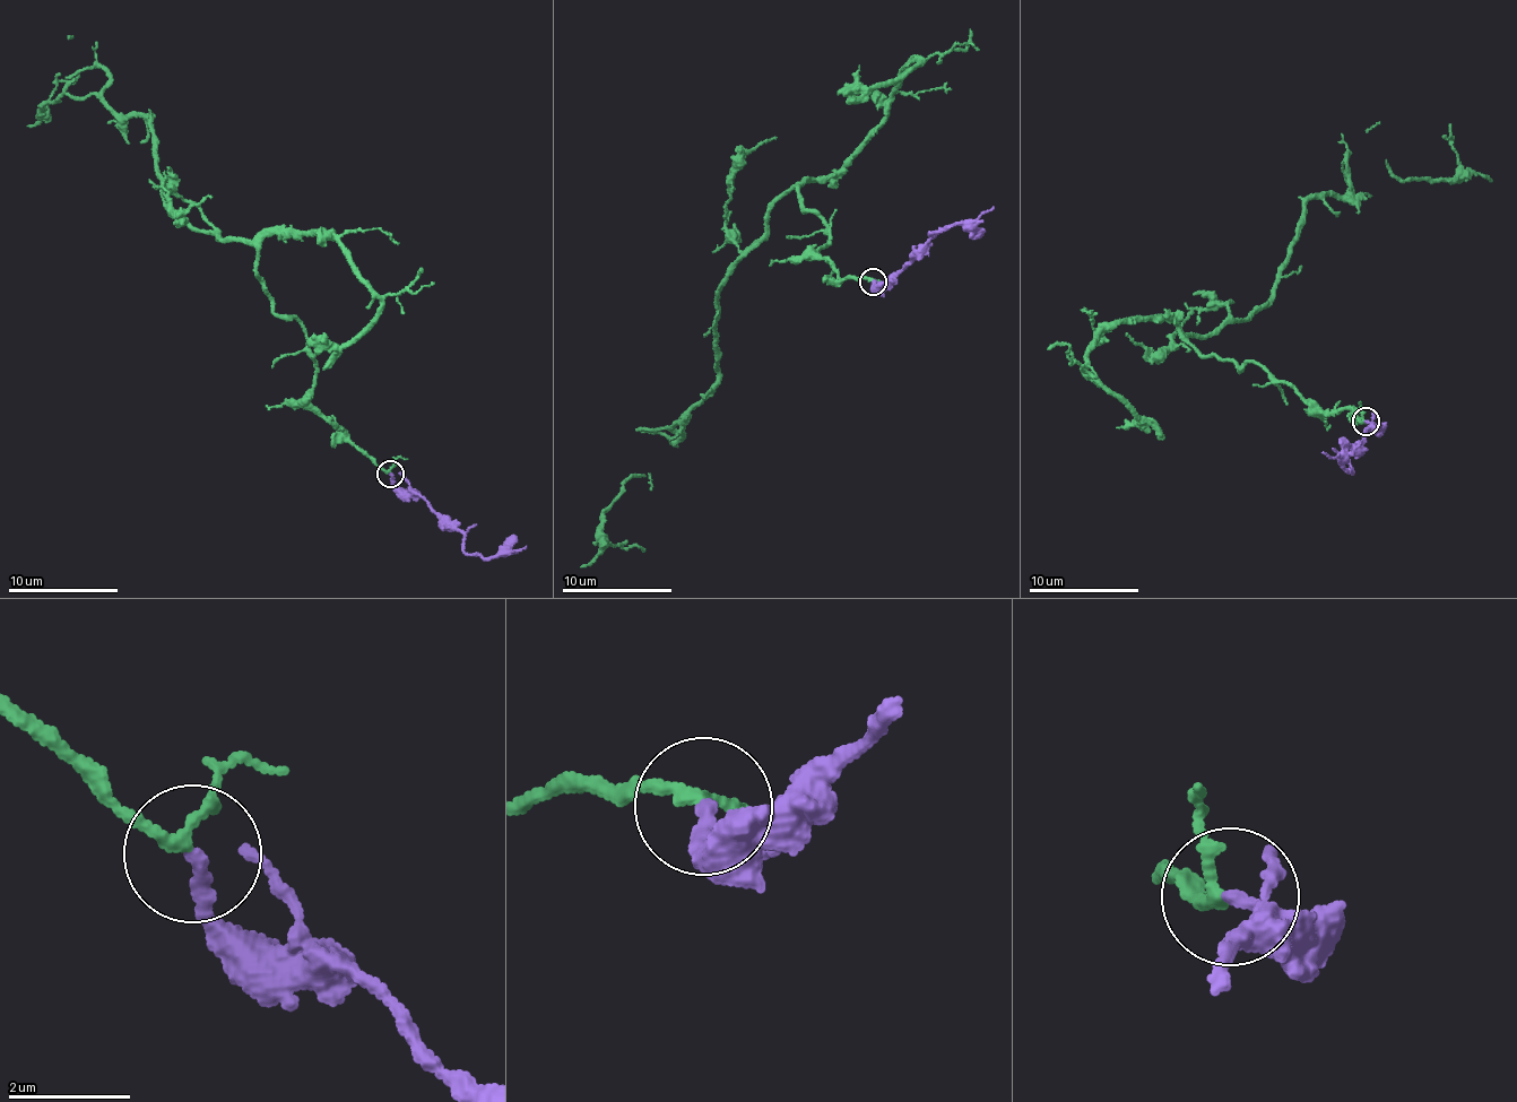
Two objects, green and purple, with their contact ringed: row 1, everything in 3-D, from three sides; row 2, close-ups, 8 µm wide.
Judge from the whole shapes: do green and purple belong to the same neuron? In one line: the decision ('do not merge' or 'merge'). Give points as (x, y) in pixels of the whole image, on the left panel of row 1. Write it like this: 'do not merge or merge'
merge

